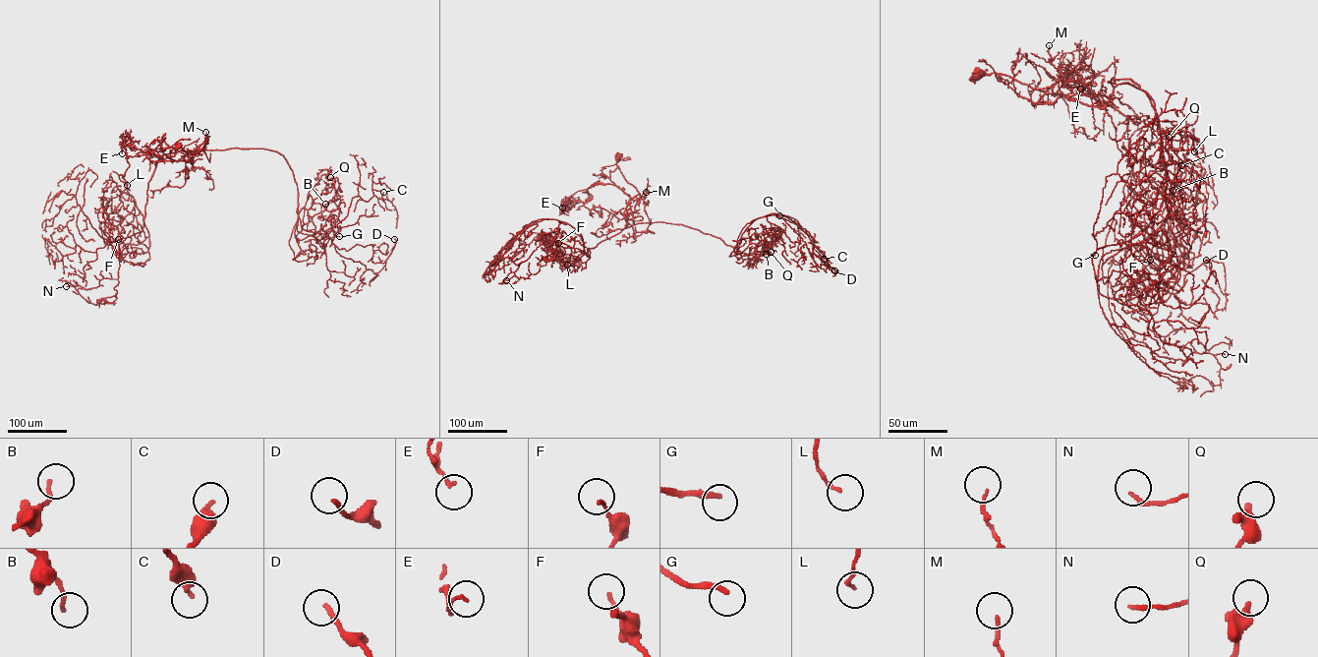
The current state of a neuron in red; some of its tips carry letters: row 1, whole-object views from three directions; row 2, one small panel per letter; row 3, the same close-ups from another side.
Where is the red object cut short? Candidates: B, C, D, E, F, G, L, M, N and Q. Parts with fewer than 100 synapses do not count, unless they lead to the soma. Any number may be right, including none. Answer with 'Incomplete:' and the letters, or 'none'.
Incomplete: G

